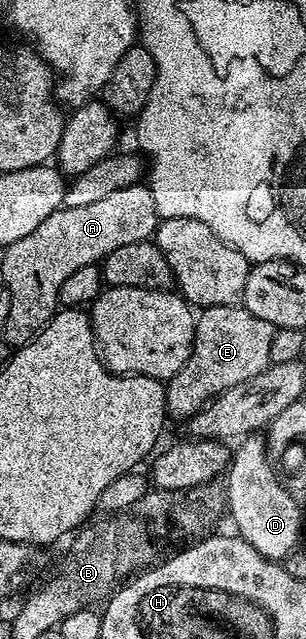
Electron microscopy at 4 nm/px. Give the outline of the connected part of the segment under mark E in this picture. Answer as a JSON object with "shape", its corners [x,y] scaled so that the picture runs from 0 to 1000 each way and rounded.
{"shape":[[[755,476],[752,479],[699,479],[696,482],[670,482],[641,496],[641,521],[634,523],[634,535],[621,548],[621,560],[608,560],[608,573],[595,573],[595,579],[582,579],[582,585],[569,585],[542,596],[536,610],[536,635],[552,653],[592,651],[611,654],[634,649],[637,645],[654,643],[670,632],[729,617],[739,610],[752,610],[752,604],[778,604],[778,598],[804,598],[804,592],[830,592],[830,585],[856,585],[856,579],[876,574],[882,560],[882,535],[895,535],[895,523],[905,513],[882,504],[856,504],[856,498],[830,498],[830,491],[817,491],[794,479]]]}

